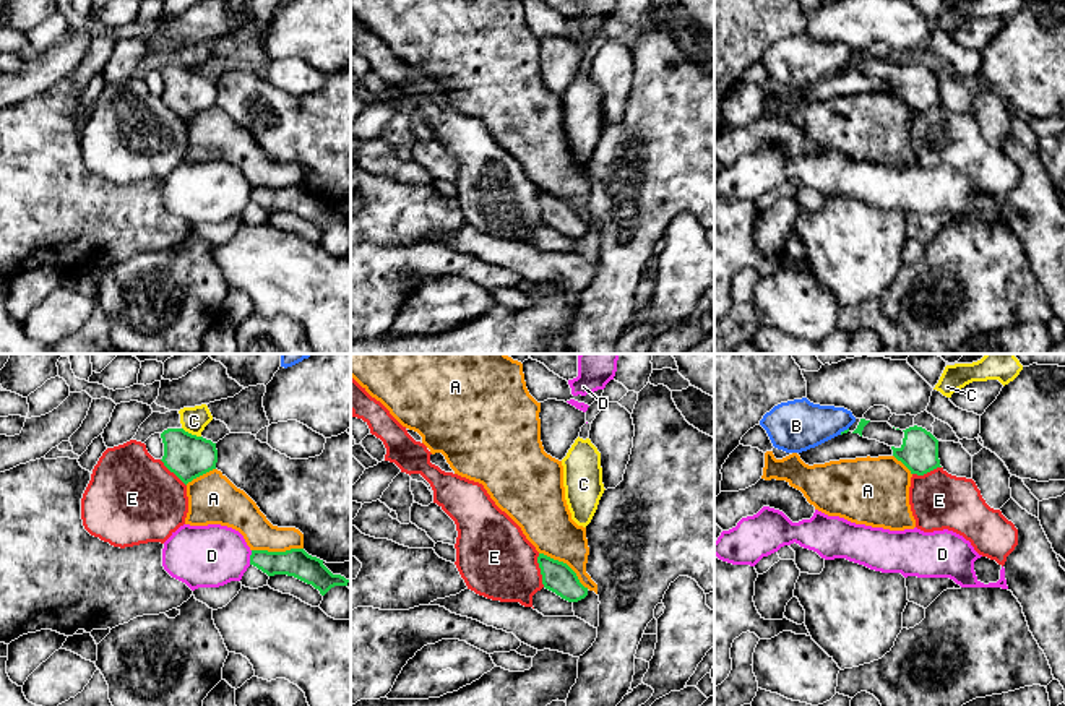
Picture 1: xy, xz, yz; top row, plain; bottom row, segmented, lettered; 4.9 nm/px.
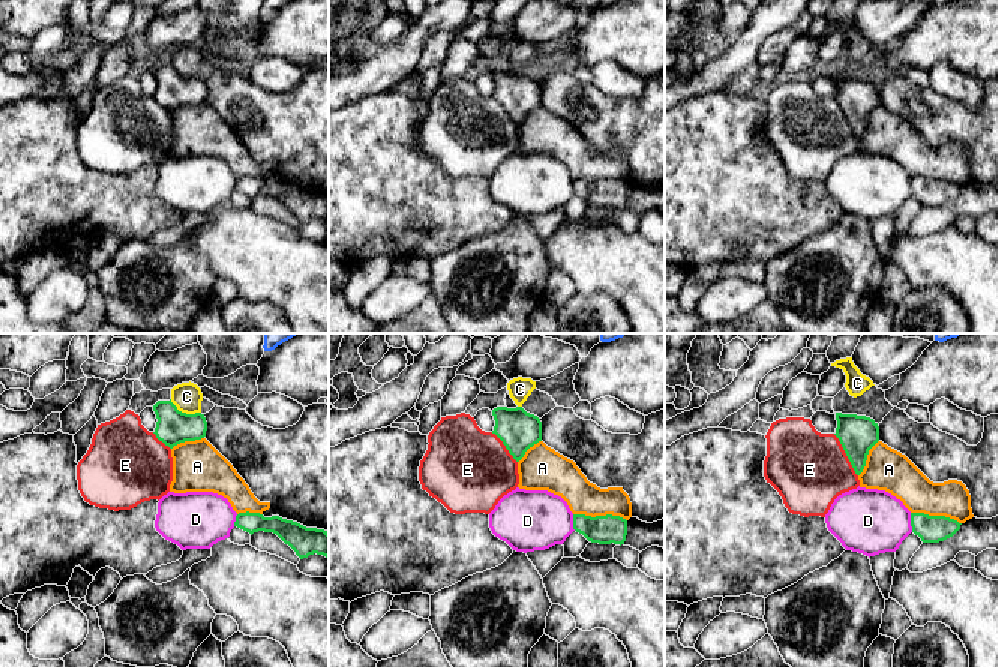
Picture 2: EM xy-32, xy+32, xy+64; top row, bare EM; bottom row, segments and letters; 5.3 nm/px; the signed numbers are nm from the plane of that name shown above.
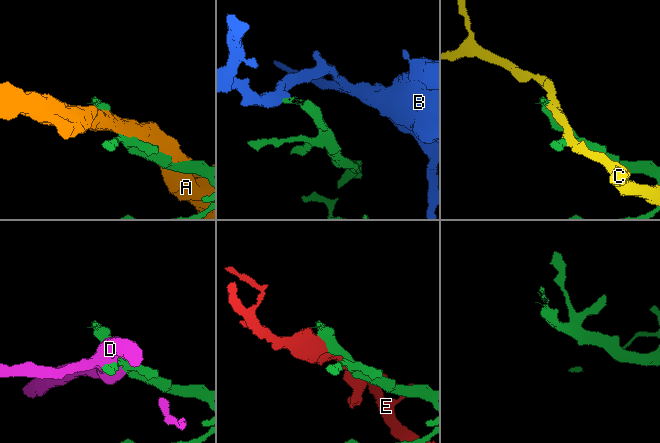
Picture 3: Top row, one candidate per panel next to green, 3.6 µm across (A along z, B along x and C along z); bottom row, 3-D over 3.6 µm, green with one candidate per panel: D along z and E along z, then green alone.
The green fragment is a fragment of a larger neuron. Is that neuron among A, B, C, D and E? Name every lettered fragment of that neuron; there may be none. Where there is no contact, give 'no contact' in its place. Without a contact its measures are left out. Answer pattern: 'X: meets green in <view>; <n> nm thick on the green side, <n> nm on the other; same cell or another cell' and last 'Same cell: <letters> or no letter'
A: meets green in xz; 160 nm thick on the green side, 260 nm on the other; another cell
B: meets green in yz; 20 nm thick on the green side, 260 nm on the other; another cell
C: meets green in xy; 220 nm thick on the green side, 130 nm on the other; another cell
D: meets green in xy; 140 nm thick on the green side, 300 nm on the other; another cell
E: meets green in xz; 160 nm thick on the green side, 380 nm on the other; another cell
Same cell: no letter

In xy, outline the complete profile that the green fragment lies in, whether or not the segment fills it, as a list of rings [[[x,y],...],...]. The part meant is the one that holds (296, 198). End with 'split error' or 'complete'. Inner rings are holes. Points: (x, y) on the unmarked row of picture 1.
[[[291,185],[286,188],[252,187],[250,201],[257,203],[268,213],[287,211],[294,213],[325,232],[334,222],[347,222],[349,216],[333,211],[323,196],[308,192],[304,185]]]; complete

